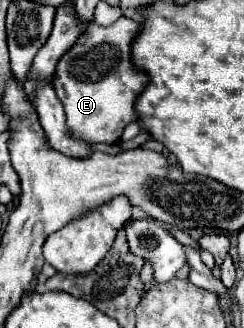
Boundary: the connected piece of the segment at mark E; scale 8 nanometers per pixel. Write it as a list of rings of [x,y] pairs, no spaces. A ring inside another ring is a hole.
[[[124,16],[112,26],[98,26],[92,22],[78,42],[60,58],[52,76],[52,86],[64,106],[66,128],[72,138],[88,144],[114,144],[120,140],[124,126],[136,120],[134,100],[148,82],[146,74],[138,72],[130,62],[130,42],[138,28],[138,22]]]

